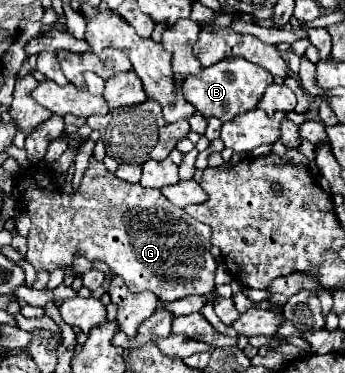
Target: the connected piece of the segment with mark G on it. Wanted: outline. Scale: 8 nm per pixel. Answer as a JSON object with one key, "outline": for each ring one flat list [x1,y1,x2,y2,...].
{"outline":[[90,157,90,165,84,173,82,185,74,195,62,193,56,185,50,185,48,169,32,163,18,175,16,183,16,199,24,213,30,215,32,227,28,235,28,253,26,261,36,271,68,269,74,261,74,255,80,253,88,261,104,261,110,271,124,279,132,293,152,291,160,301,176,301,188,295,210,295,214,291,214,271,216,261,210,253,210,229,198,219,190,217,184,209,166,201,166,197,158,189,146,189,140,183,128,185,114,177,104,163]]}

